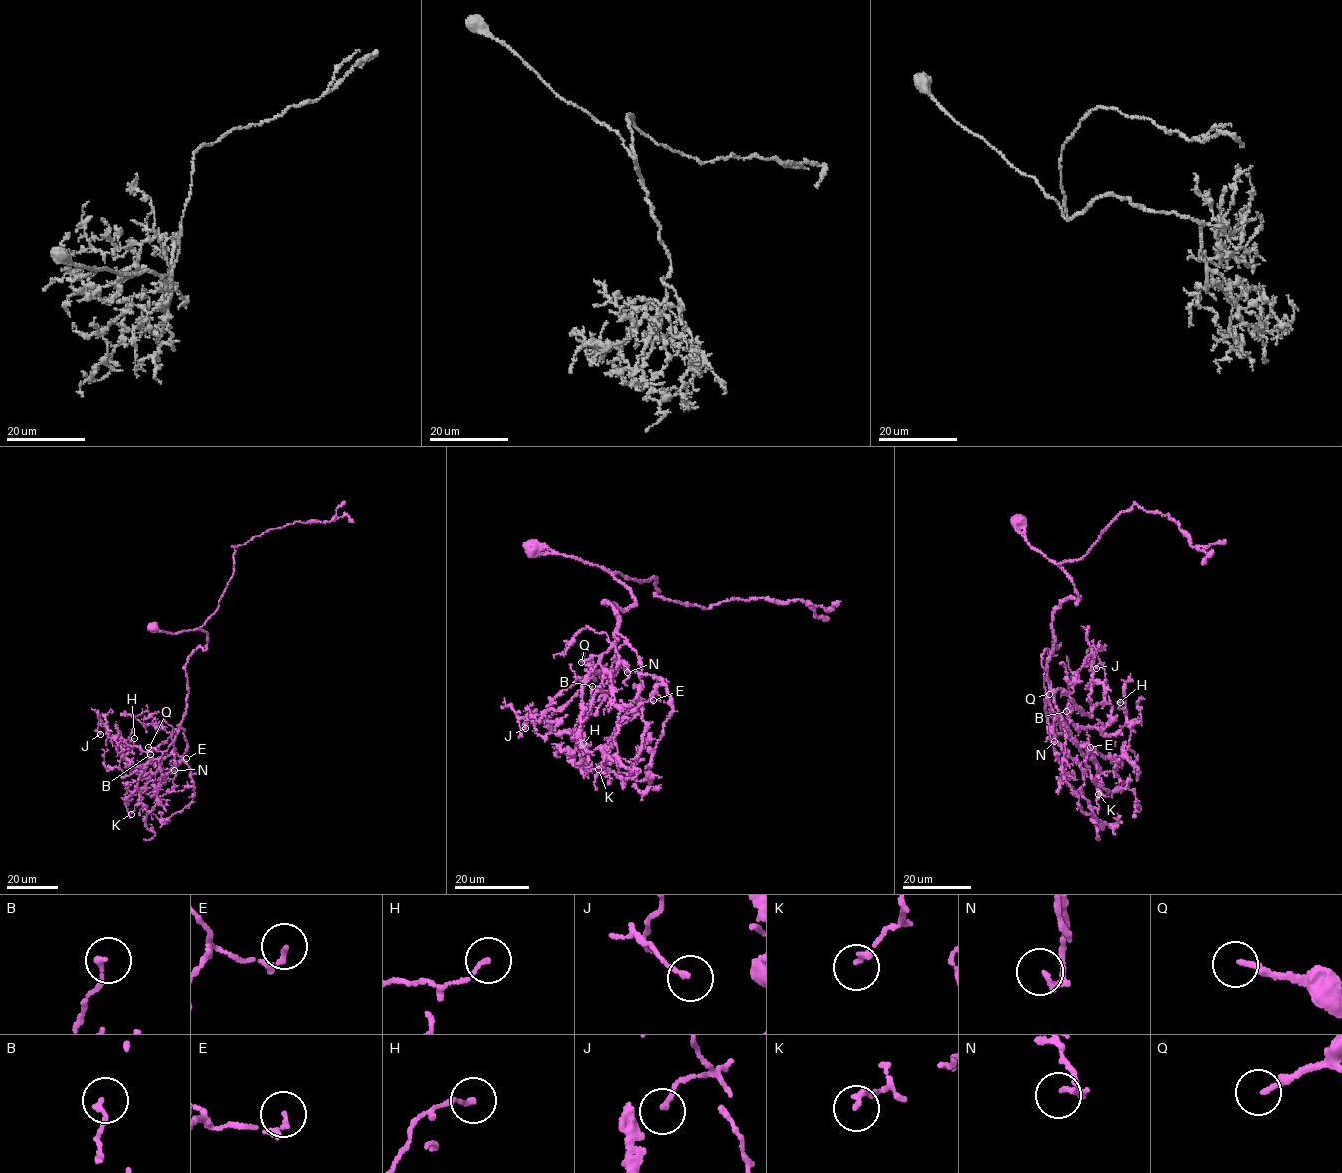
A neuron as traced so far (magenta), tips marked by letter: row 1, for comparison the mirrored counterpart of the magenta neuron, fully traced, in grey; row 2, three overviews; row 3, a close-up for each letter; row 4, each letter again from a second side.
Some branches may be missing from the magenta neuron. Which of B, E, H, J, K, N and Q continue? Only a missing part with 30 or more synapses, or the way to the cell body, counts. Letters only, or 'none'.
Q

